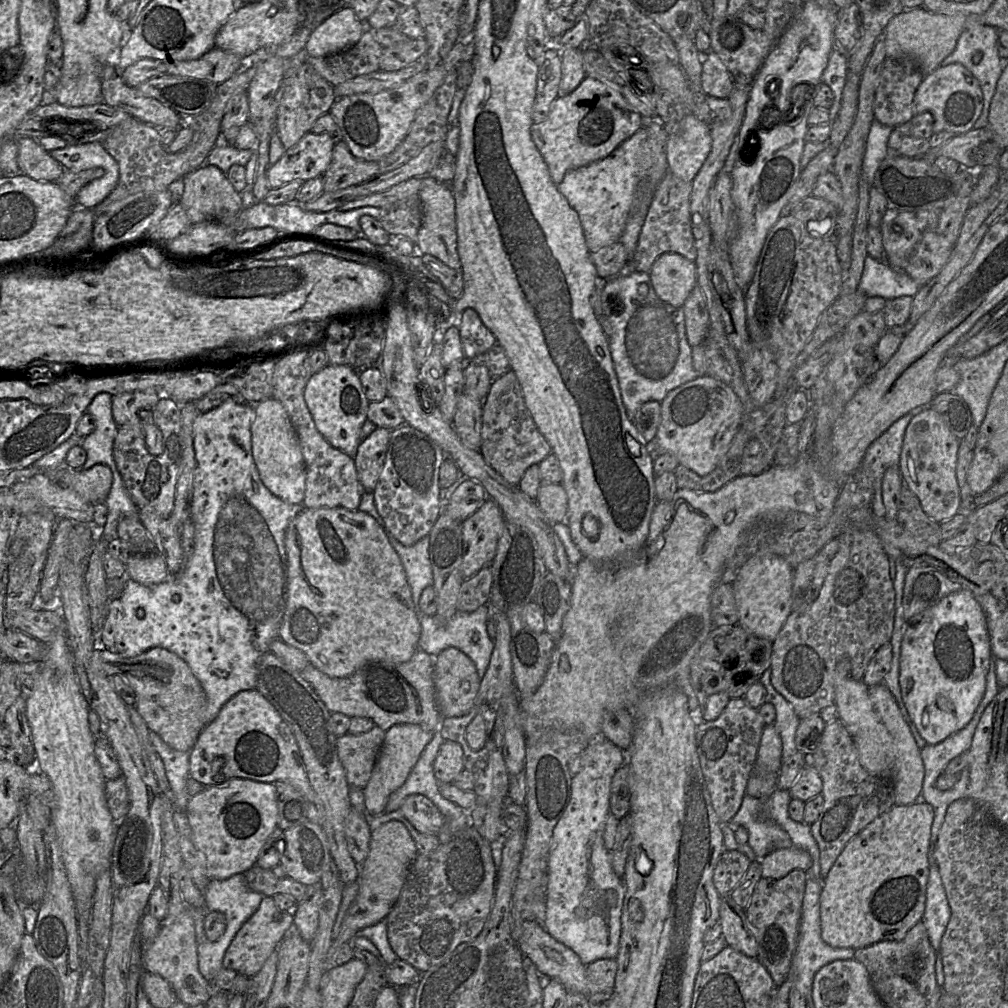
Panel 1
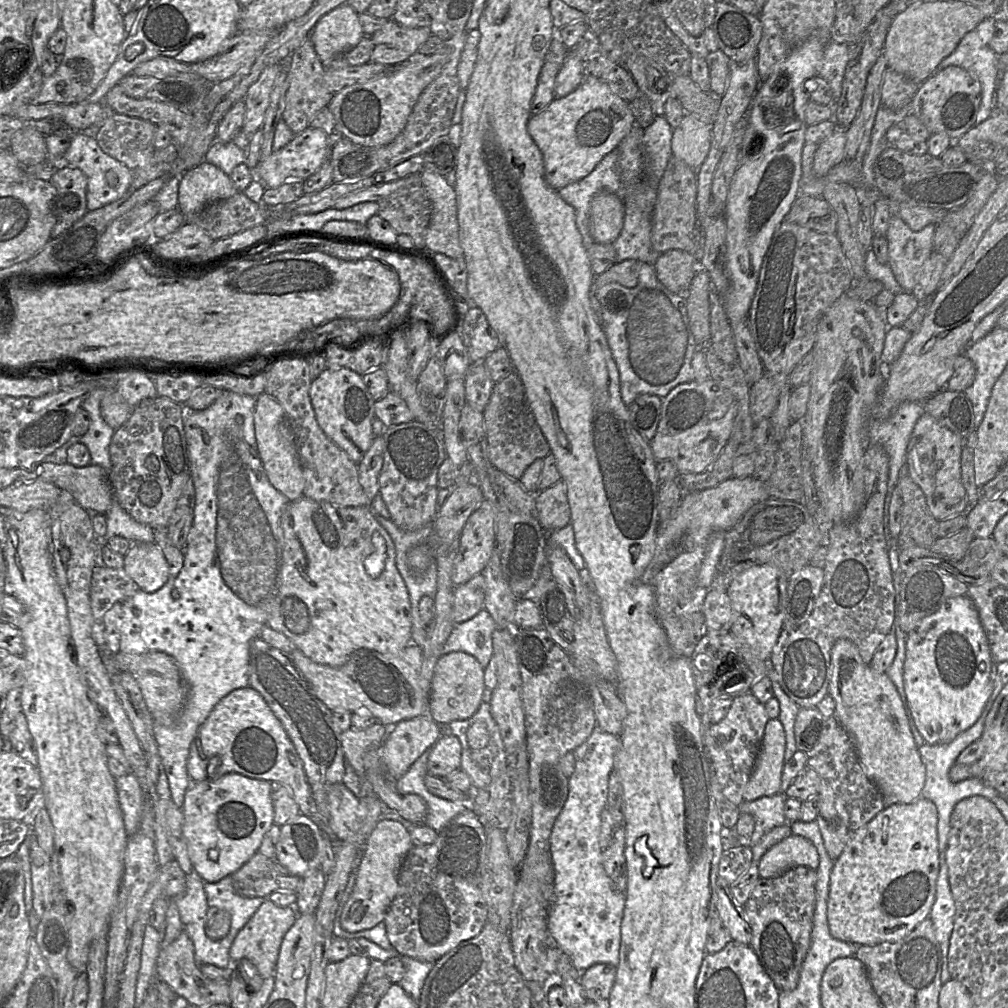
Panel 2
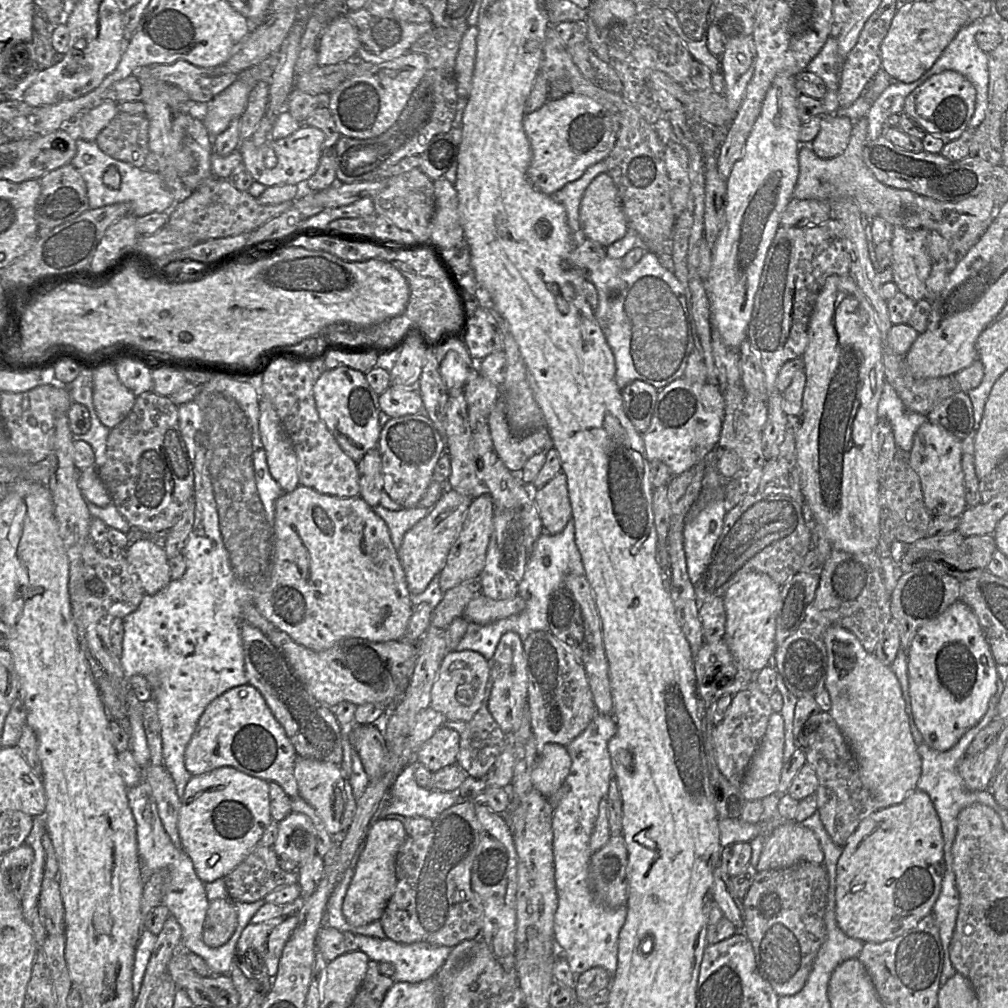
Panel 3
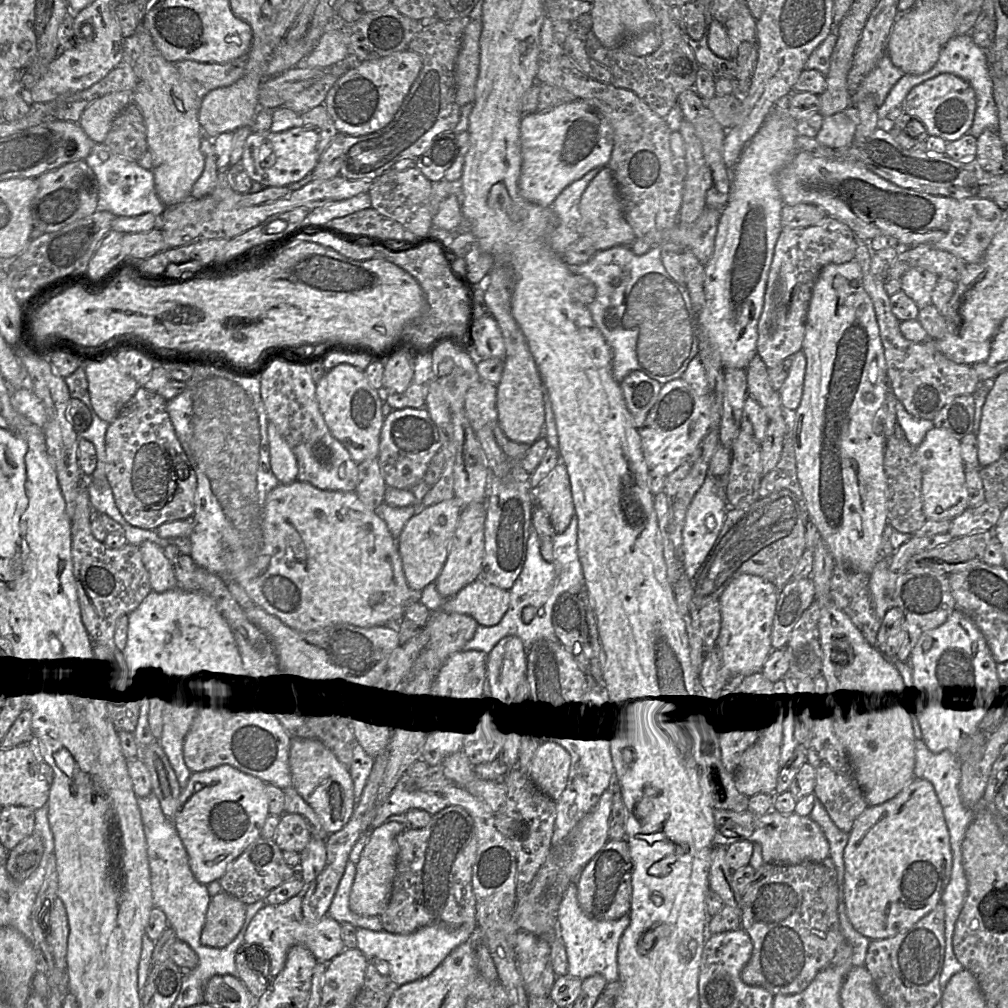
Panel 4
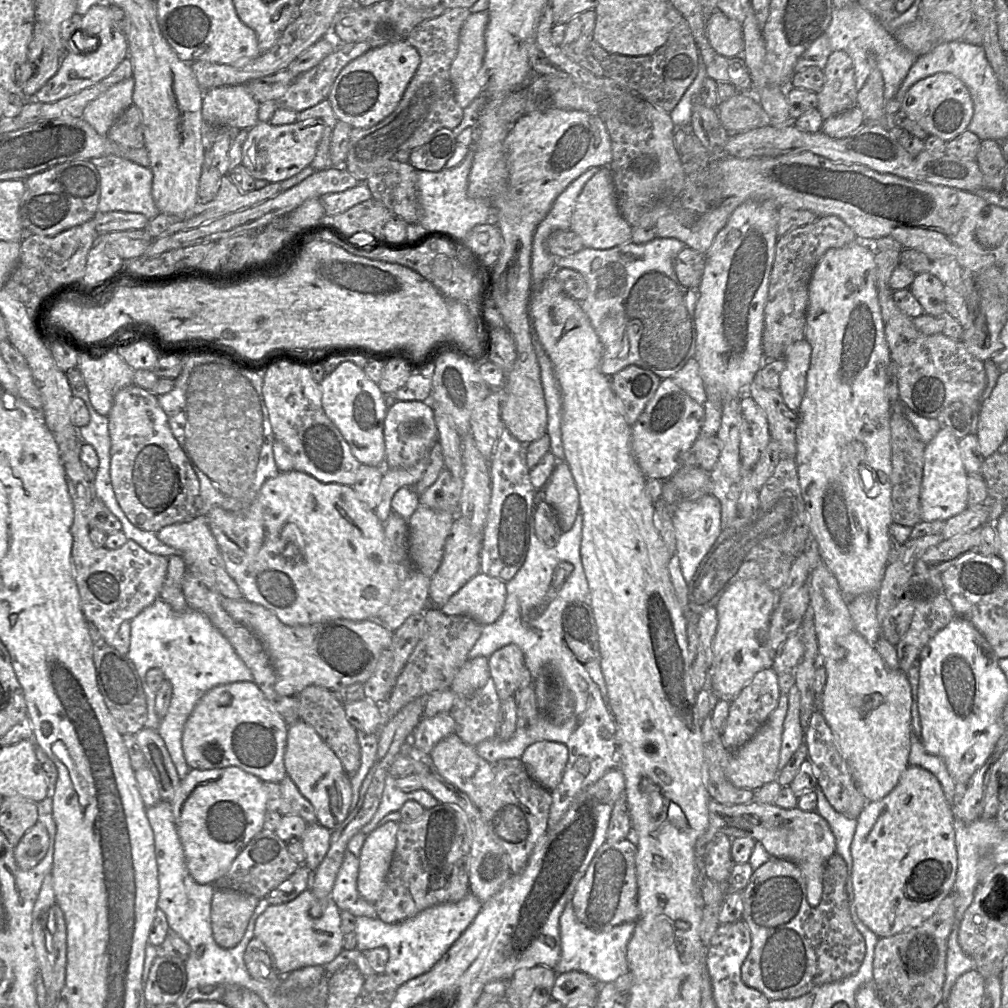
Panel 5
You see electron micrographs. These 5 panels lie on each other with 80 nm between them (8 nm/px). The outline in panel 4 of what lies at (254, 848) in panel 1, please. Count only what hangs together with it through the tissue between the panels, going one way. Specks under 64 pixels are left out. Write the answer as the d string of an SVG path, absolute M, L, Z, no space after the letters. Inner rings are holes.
M230 765L191 773L185 788L180 792L173 823L187 851L190 869L196 880L205 885L219 880L230 864L261 837L262 828L269 815L266 783L259 778Z

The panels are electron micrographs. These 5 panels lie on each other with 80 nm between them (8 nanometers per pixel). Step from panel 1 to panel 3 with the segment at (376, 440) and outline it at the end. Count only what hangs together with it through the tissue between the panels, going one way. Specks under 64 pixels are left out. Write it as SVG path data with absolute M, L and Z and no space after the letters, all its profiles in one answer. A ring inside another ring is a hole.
M378 447L370 449L357 463L359 496L371 508L379 506L383 491L381 455Z

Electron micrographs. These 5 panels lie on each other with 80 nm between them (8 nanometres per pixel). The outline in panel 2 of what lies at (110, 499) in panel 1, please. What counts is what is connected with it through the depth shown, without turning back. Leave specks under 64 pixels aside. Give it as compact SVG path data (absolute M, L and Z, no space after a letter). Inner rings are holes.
M113 497L110 507L105 513L107 530L105 535L97 539L97 545L105 544L113 536L122 536L131 542L154 542L154 529L136 521Z

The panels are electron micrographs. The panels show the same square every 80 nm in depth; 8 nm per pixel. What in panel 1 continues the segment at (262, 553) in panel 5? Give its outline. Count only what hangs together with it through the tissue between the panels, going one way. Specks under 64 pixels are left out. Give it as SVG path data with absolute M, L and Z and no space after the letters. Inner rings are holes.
M305 508L289 522L285 533L285 548L287 555L287 602L279 629L280 639L302 651L312 666L331 678L348 677L369 661L405 663L412 658L418 650L421 626L414 611L411 589L403 565L389 543L384 528L373 517L358 509L350 511L343 508Z

